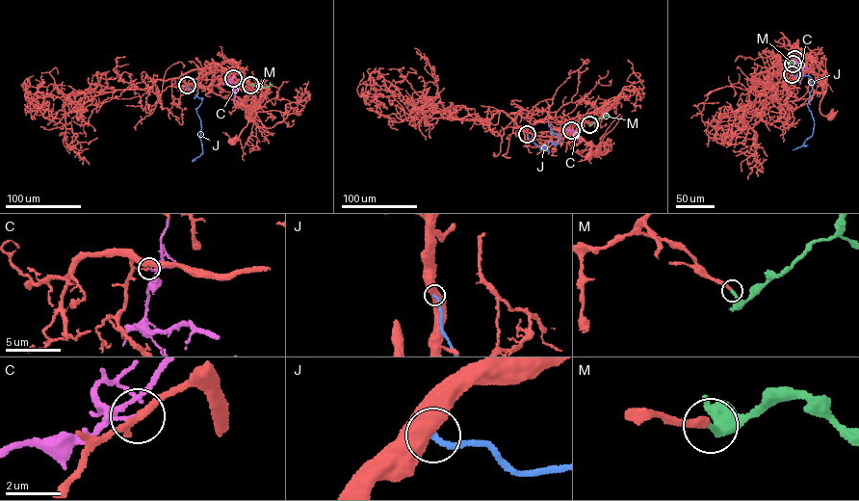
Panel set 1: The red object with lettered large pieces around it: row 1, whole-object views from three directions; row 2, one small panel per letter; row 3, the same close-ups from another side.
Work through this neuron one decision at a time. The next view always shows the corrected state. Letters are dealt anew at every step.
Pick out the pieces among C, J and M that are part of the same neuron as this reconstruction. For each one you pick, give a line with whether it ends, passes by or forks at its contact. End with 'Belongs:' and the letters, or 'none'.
M: it ends
Belongs: M

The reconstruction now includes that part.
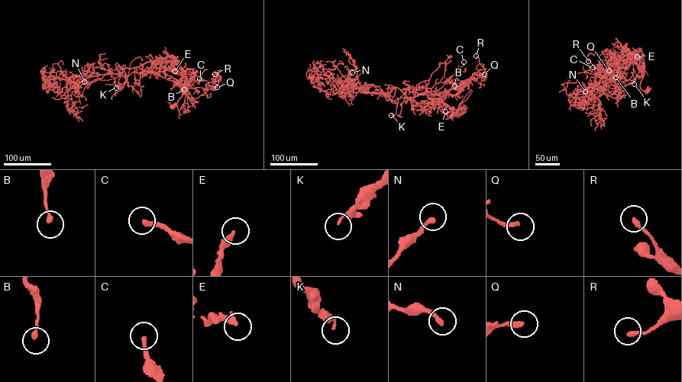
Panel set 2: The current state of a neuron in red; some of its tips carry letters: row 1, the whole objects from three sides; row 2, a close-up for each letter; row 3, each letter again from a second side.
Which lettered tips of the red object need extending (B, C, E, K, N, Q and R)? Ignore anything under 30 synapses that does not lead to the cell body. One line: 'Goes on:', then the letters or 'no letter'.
Goes on: no letter

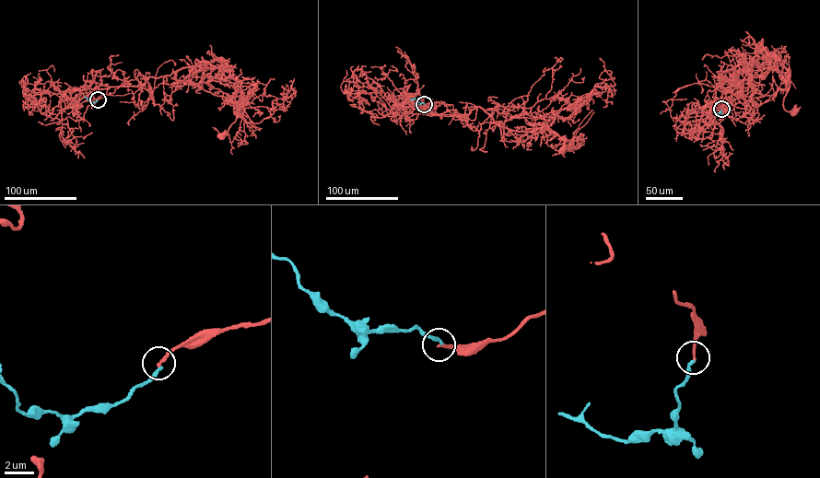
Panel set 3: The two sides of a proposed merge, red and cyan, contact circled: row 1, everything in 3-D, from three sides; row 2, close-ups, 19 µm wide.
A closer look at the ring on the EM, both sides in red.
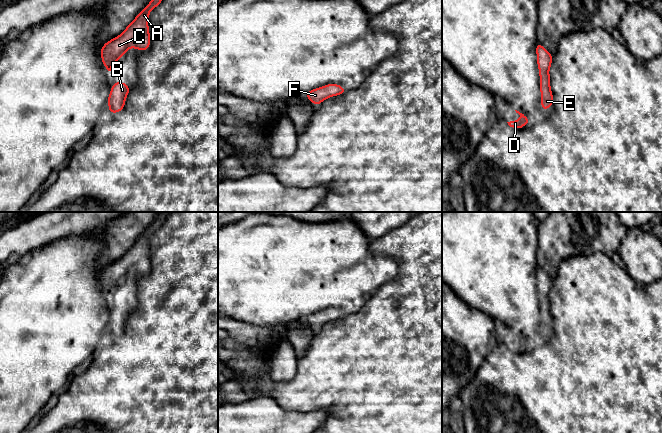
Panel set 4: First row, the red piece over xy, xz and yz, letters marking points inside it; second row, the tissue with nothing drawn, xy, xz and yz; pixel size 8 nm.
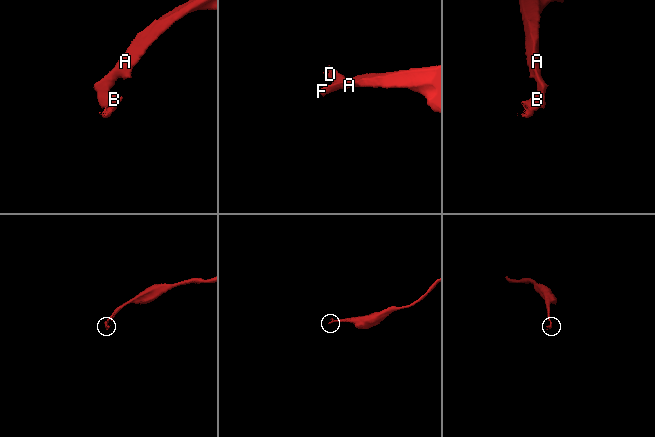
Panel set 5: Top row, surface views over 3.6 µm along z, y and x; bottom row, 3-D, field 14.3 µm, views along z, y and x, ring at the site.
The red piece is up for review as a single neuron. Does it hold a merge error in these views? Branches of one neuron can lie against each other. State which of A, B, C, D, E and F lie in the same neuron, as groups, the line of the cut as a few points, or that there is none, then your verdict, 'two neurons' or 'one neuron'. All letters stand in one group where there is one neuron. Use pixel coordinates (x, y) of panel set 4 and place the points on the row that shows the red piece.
A B C D E F; no cut; one neuron

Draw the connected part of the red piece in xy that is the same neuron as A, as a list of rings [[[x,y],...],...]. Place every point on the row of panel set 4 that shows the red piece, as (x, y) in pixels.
[[[151,0],[150,3],[127,26],[124,32],[105,43],[100,51],[102,62],[107,73],[112,73],[112,66],[129,48],[145,51],[150,47],[150,34],[148,27],[149,13],[157,7],[162,0]]]

